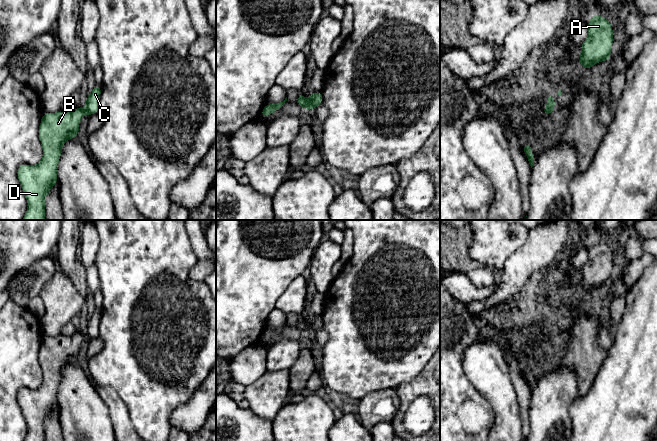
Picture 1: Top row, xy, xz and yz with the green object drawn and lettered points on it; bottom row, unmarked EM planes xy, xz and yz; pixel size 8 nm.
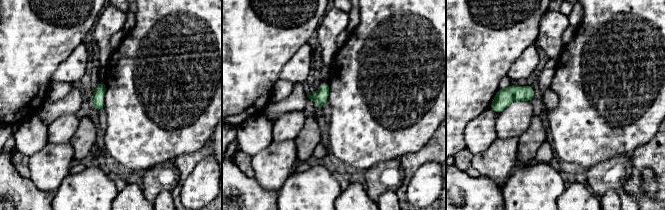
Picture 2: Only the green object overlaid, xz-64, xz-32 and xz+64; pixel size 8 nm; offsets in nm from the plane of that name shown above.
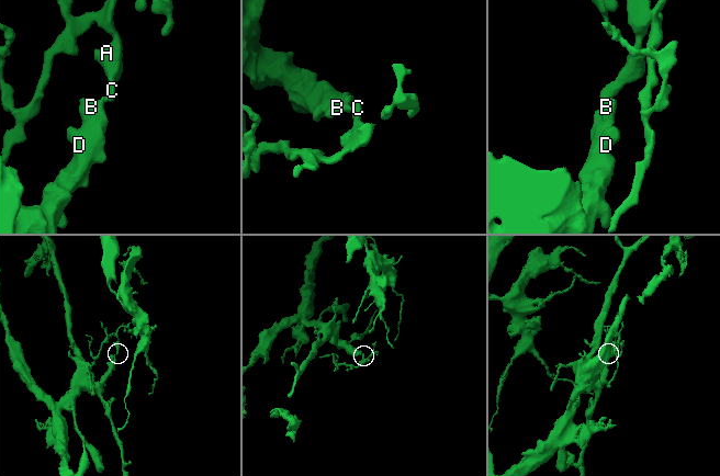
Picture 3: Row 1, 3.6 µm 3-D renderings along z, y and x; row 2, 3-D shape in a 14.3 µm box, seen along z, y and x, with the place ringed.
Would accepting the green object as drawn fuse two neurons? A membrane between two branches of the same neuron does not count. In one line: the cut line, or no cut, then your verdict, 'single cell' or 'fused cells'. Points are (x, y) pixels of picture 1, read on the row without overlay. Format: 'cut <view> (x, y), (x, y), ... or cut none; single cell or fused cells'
cut xz (308, 323), (309, 332); fused cells

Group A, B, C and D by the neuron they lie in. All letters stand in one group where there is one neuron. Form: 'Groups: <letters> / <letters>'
Groups: A C / B D

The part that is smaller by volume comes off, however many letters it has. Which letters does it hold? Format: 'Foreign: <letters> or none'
Foreign: A, C

